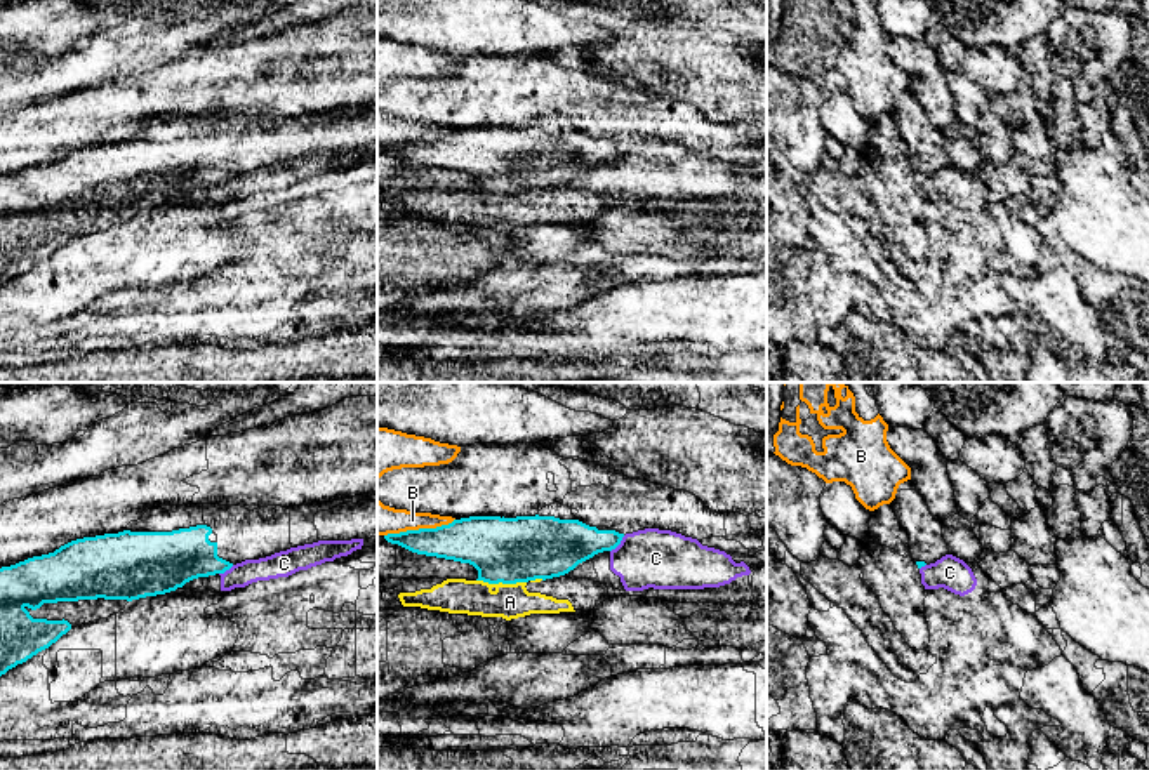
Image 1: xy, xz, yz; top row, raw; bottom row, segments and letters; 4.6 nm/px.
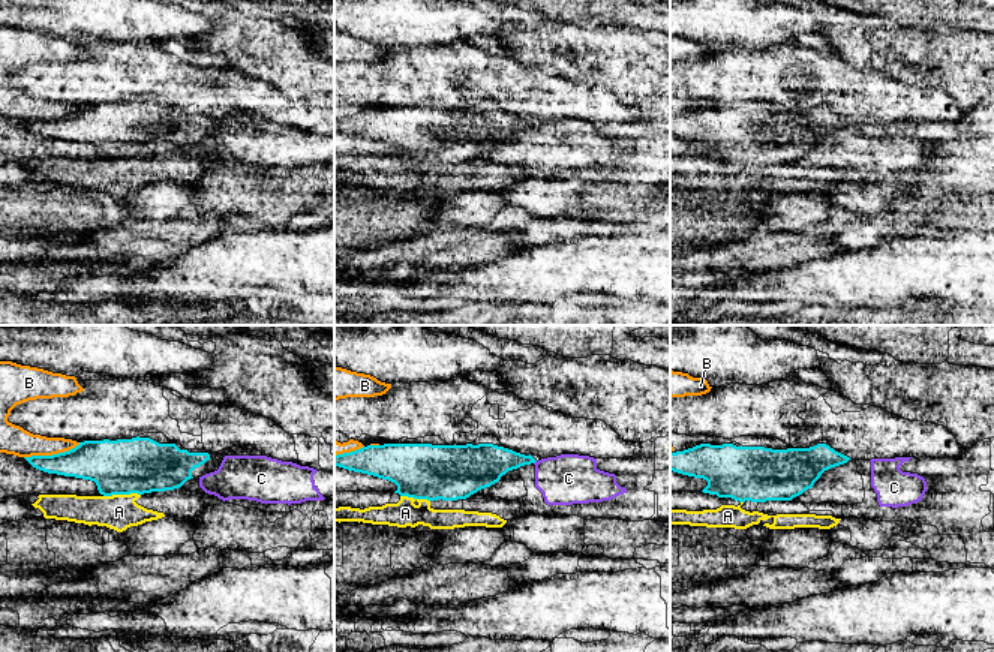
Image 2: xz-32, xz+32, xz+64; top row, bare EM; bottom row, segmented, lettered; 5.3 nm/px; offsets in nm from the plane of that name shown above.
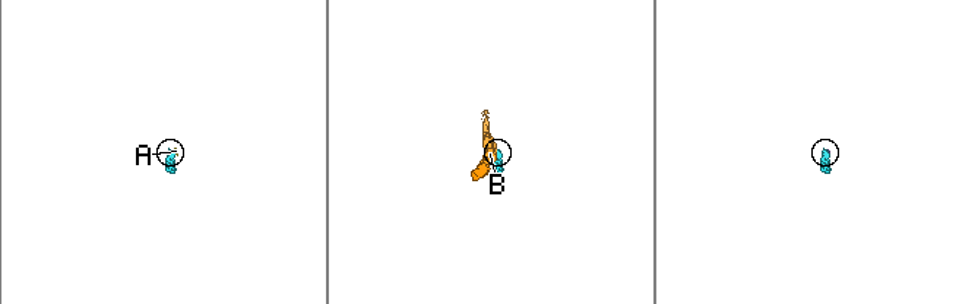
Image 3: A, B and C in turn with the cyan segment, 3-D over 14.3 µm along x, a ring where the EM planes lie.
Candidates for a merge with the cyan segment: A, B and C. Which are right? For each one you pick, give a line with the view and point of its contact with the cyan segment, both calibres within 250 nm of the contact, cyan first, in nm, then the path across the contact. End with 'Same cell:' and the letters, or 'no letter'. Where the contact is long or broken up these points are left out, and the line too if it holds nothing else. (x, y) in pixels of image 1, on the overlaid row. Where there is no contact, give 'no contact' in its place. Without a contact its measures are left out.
Same cell: no letter

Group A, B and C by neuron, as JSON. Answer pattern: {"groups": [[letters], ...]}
{"groups": [["A"], ["B"], ["C"]]}

